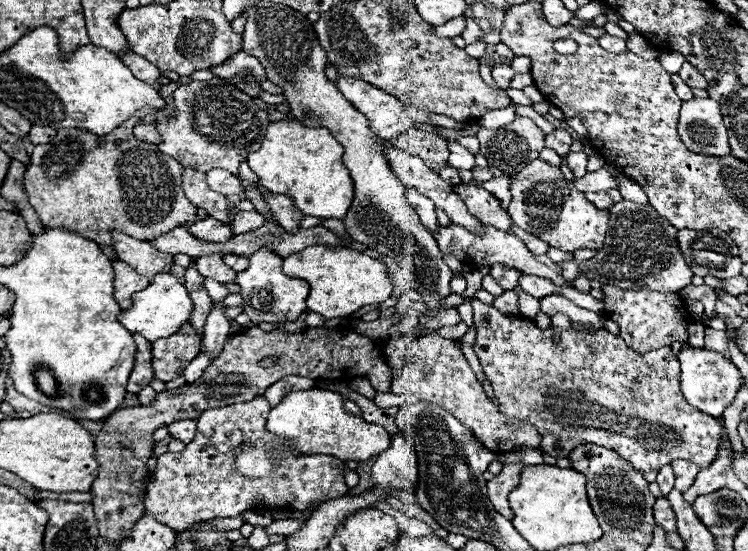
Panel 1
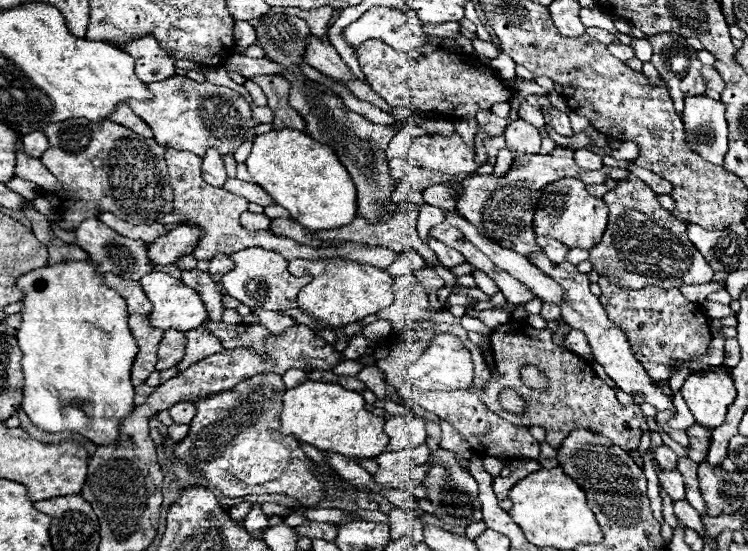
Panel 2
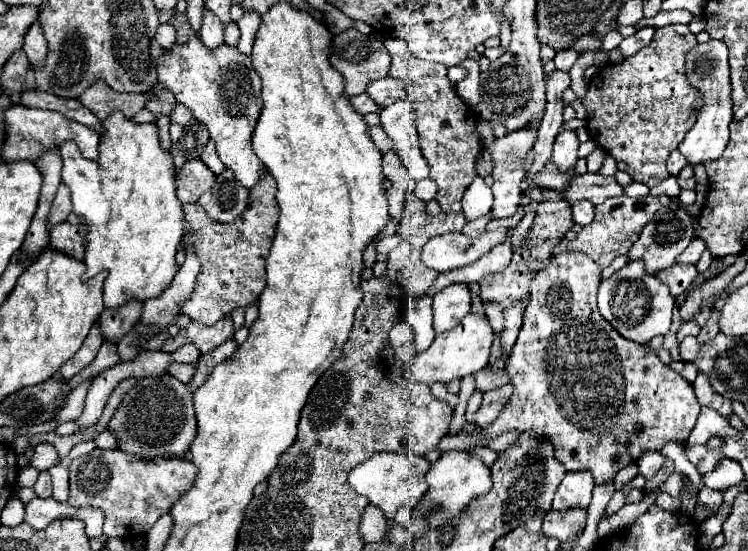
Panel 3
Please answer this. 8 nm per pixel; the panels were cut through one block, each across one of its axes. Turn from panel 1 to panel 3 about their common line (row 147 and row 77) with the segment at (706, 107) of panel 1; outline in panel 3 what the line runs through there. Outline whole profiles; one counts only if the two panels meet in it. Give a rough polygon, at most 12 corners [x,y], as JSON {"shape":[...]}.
{"shape":[[720,40],[686,54],[704,104],[678,150],[690,164],[722,156],[732,122],[728,50]]}

